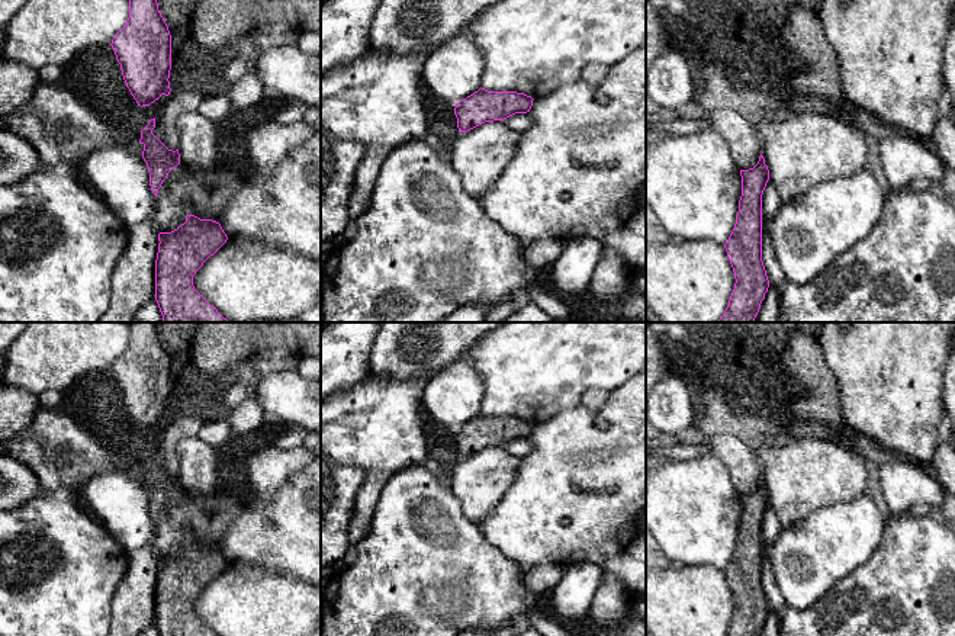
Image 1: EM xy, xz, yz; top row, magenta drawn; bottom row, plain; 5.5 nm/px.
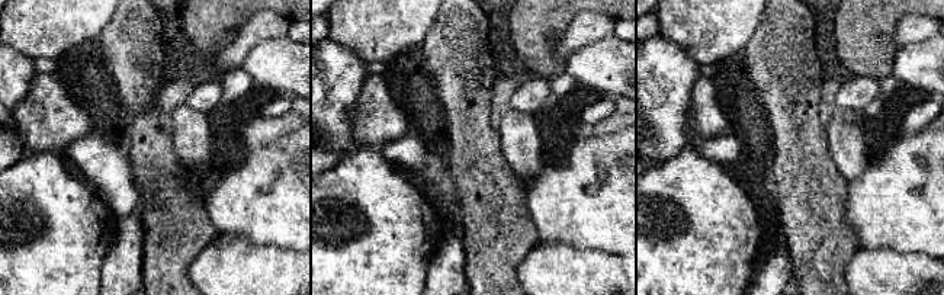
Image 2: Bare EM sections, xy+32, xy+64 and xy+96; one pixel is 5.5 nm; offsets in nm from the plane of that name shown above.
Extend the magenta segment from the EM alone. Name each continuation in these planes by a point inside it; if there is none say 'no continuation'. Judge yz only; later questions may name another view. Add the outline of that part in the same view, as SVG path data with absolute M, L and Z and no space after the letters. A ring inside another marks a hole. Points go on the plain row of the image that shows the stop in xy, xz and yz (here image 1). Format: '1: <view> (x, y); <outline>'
no continuation

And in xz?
no continuation

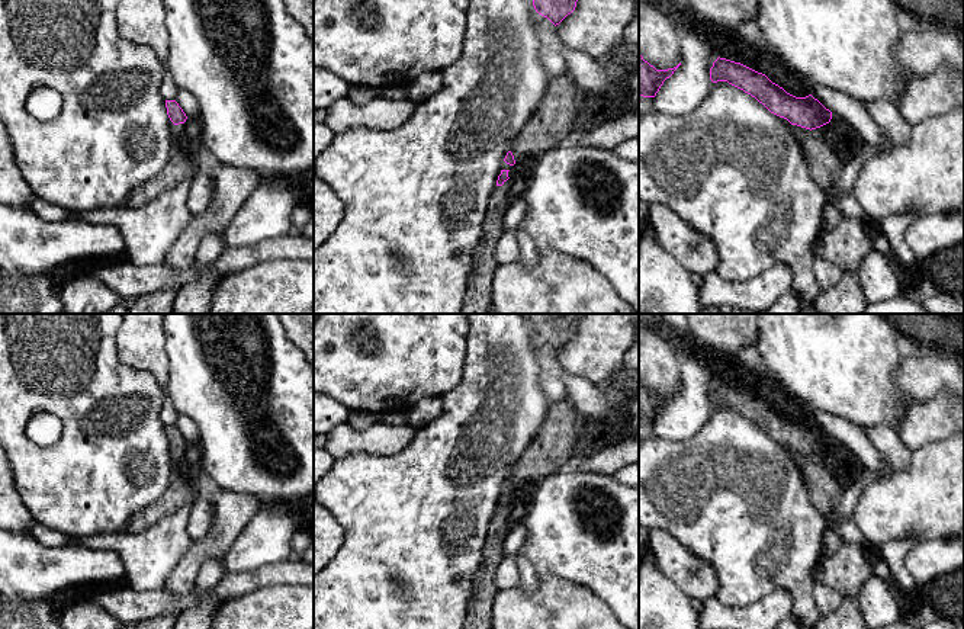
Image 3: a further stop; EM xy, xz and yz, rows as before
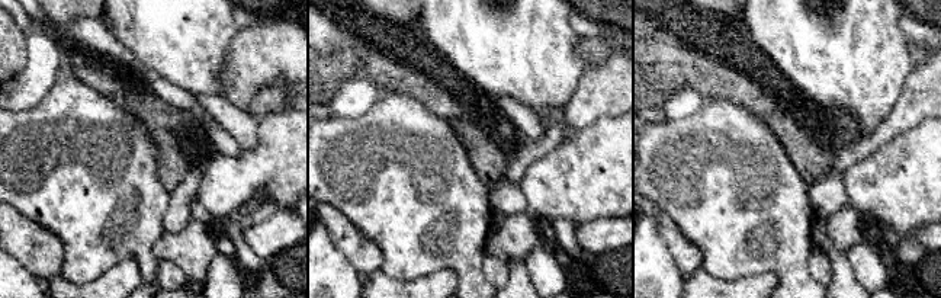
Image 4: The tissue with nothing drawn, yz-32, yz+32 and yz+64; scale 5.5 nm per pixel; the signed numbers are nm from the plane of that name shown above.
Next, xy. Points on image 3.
1: xy (177, 456); M186 445L186 447L187 447L187 445ZM170 446L170 459L171 459L173 463L183 463L184 462L186 447L184 449L174 450Z

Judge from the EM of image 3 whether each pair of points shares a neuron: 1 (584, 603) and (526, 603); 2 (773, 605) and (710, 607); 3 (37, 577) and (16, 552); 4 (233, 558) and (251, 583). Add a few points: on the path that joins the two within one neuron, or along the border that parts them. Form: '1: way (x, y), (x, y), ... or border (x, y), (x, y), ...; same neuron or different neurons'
1: way (569, 603), (540, 603); same neuron
2: way (757, 613), (726, 613); same neuron
3: way (31, 571), (18, 558); same neuron
4: border (276, 562), (267, 562), (254, 570), (225, 574); different neurons

